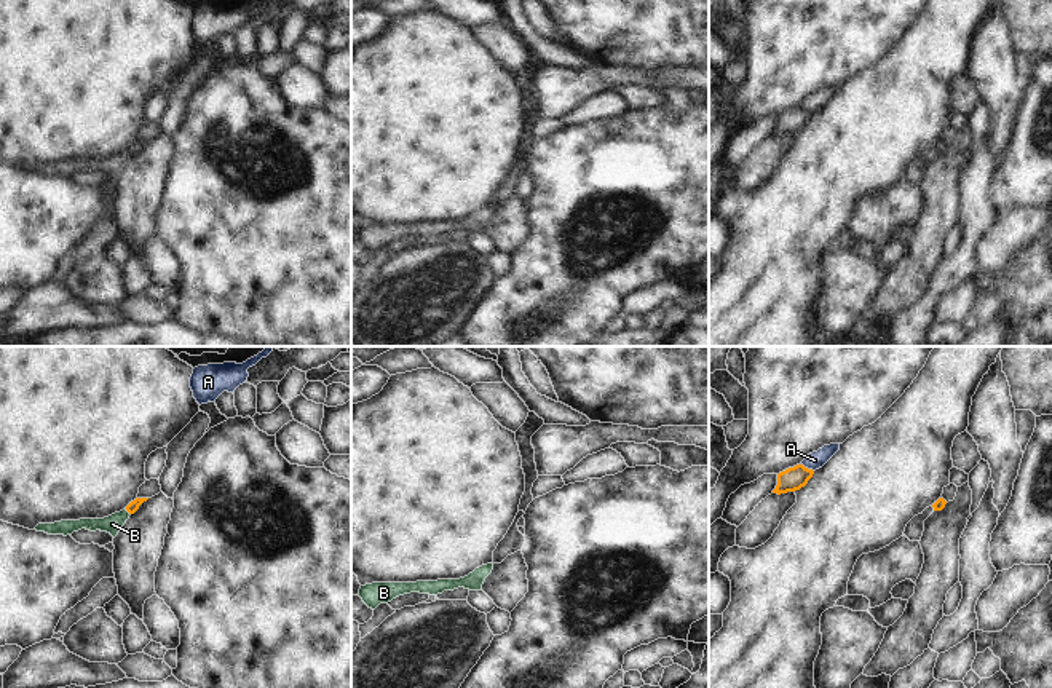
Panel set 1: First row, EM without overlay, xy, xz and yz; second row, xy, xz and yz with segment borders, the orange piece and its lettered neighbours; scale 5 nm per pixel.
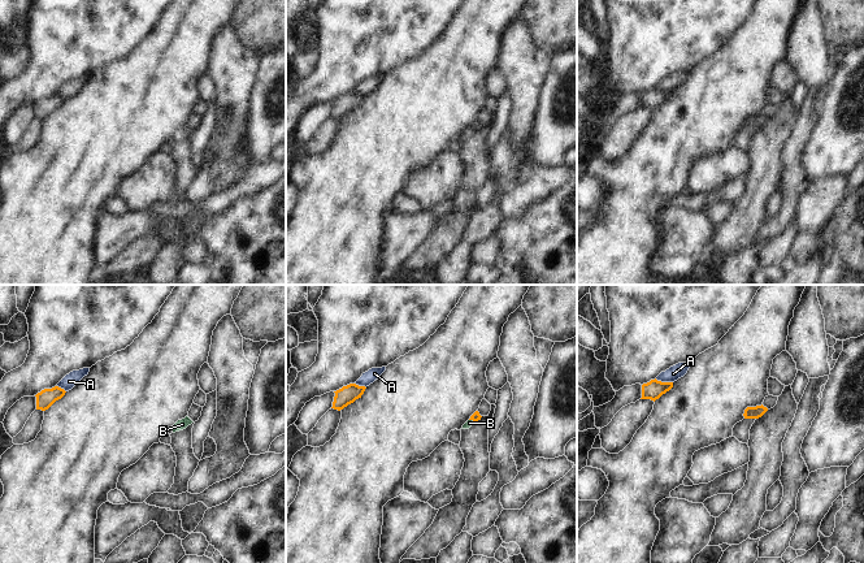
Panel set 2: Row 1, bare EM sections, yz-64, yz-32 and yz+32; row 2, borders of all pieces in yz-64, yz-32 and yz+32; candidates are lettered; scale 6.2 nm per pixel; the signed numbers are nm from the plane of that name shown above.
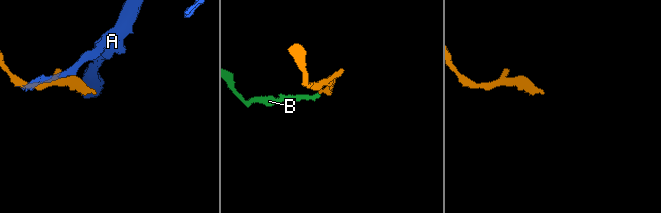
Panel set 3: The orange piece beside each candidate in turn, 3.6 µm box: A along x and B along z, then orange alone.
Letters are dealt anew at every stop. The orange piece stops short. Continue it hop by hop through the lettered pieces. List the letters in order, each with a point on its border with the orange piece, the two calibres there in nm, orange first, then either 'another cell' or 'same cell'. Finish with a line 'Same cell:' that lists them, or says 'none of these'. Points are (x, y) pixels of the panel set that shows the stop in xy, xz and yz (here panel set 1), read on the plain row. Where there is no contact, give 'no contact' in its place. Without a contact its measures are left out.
A: yz (806, 110) | 120/90 nm | another cell
B: xy (128, 154) | 60/90 nm | same cell
Same cell: B

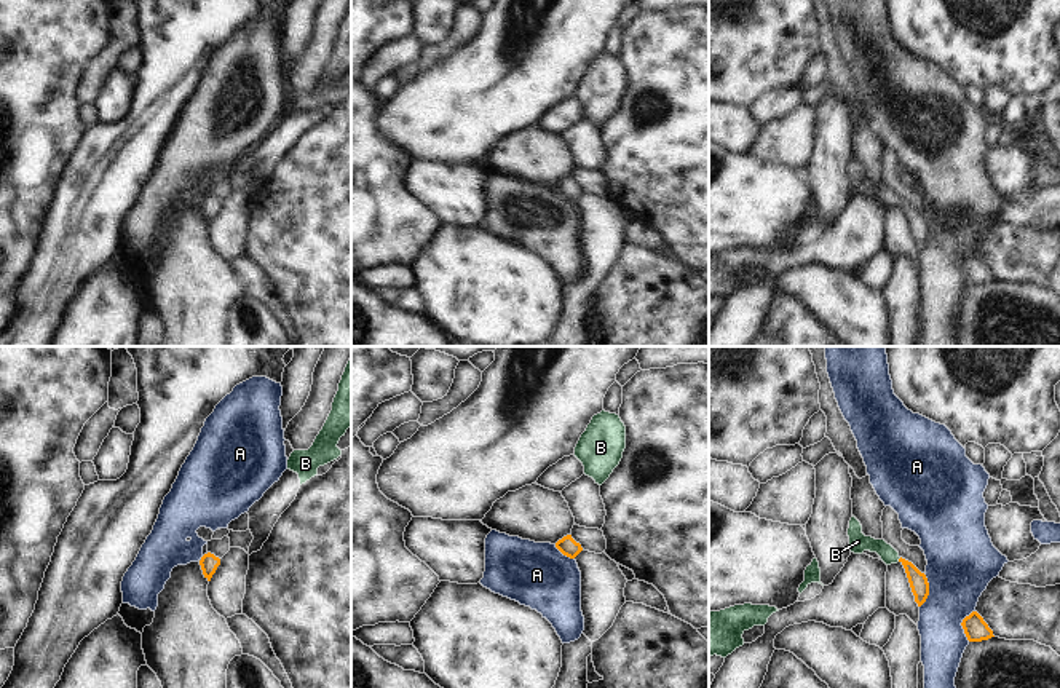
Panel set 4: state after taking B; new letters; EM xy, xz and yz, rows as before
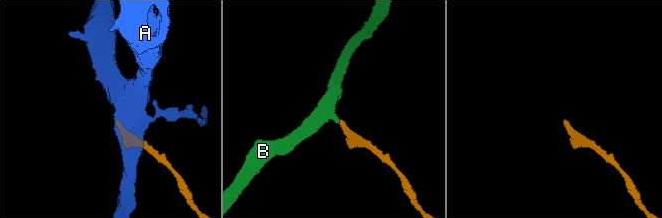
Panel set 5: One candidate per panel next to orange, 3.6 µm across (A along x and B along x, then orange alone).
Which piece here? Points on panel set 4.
A: yz (928, 233) | 90/360 nm | another cell
B: yz (899, 201) | 90/90 nm | same cell
Same cell: B

